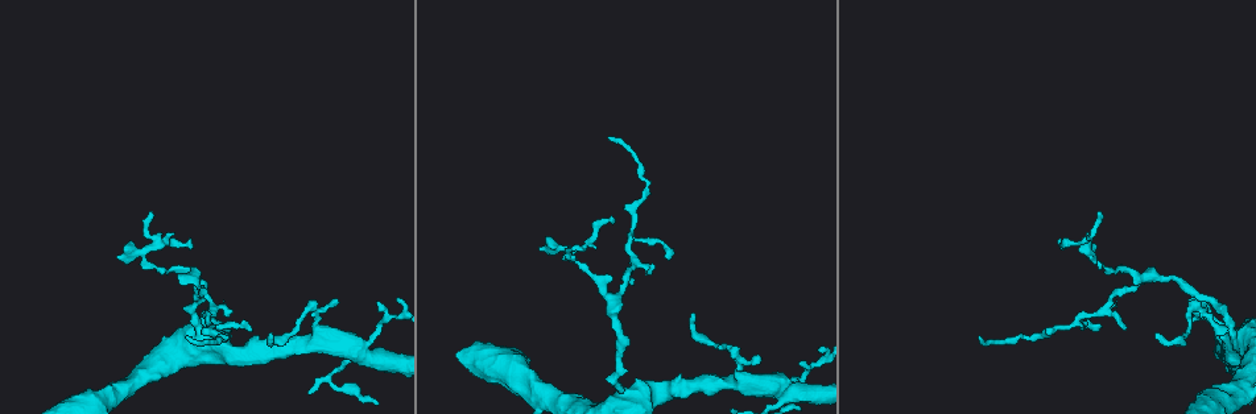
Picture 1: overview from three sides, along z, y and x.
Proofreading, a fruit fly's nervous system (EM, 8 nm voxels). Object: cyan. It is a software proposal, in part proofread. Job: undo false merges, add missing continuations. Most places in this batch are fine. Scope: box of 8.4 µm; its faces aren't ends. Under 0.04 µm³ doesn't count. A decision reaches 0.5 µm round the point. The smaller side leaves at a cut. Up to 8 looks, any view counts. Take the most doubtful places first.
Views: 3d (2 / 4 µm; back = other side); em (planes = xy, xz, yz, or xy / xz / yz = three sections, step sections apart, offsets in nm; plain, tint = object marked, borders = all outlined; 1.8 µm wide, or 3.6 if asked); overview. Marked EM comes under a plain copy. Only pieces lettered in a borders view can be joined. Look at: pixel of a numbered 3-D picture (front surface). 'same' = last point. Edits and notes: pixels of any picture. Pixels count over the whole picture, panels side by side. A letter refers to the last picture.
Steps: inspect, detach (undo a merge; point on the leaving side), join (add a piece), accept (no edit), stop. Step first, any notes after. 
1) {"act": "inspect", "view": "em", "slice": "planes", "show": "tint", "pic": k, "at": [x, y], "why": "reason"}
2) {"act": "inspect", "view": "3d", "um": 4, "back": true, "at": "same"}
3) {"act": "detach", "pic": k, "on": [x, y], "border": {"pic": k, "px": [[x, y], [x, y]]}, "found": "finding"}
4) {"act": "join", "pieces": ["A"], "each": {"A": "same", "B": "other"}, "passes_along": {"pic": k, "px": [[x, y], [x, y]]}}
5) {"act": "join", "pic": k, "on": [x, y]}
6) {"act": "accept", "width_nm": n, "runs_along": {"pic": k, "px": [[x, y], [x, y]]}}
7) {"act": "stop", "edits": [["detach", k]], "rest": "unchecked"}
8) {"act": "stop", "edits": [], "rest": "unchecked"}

{"act": "inspect", "view": "em", "slice": "planes", "show": "borders", "pic": 1, "at": [612, 217]}

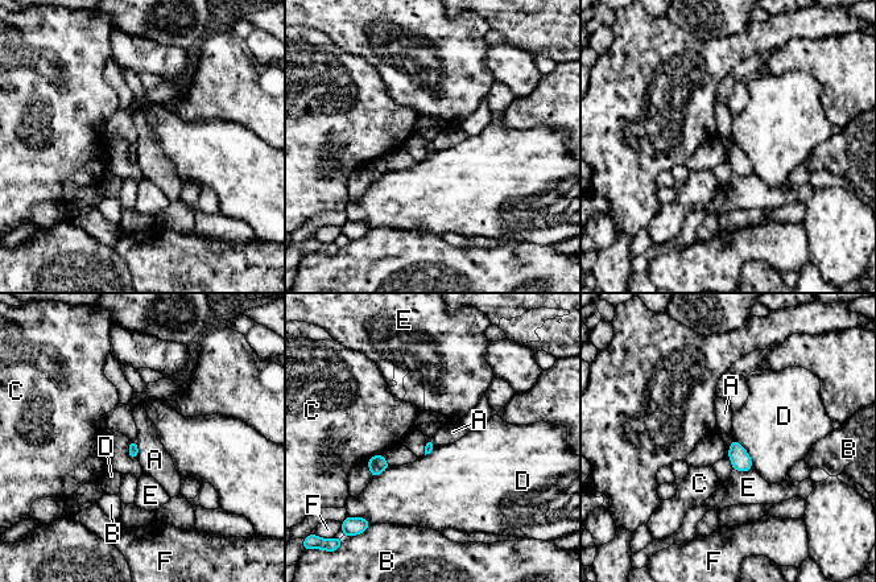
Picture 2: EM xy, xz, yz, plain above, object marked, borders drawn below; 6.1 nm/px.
{"act": "accept", "longest_contact_nm": ["D", 220], "each": {"A": "other", "B": "other", "C": "other", "D": "other", "E": "other", "F": "other"}, "found": "none of them fits"}

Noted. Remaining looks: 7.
{"act": "inspect", "view": "3d", "um": 4, "pic": 1, "at": [355, 350], "why": "four arms meet"}

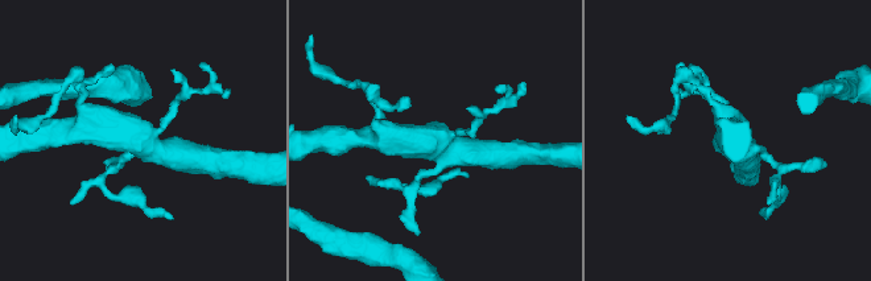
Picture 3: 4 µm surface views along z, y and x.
{"act": "inspect", "view": "em", "slice": "planes", "show": "borders", "pic": 3, "at": [135, 141], "arms": 4}

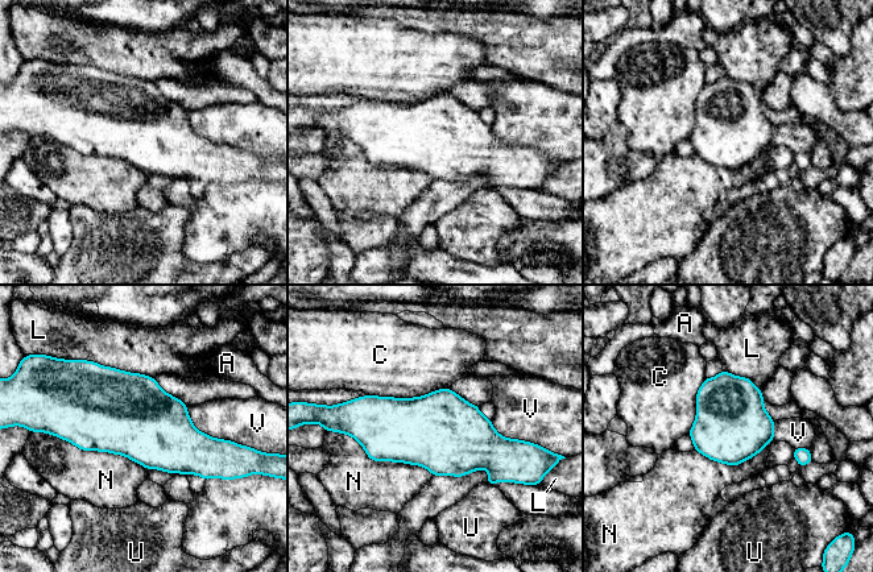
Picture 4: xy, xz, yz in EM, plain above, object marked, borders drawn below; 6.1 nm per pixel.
{"act": "accept", "each": {"A": "other", "C": "other", "L": "other", "N": "other", "U": "other", "V": "other"}, "border": {"pic": 4, "px": [[49, 432], [148, 469]]}, "found": "all the same neuron"}

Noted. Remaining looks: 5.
{"act": "inspect", "view": "em", "um": 3.6, "slice": "planes", "show": "borders", "pic": 1, "at": [270, 334], "why": "tapers out"}

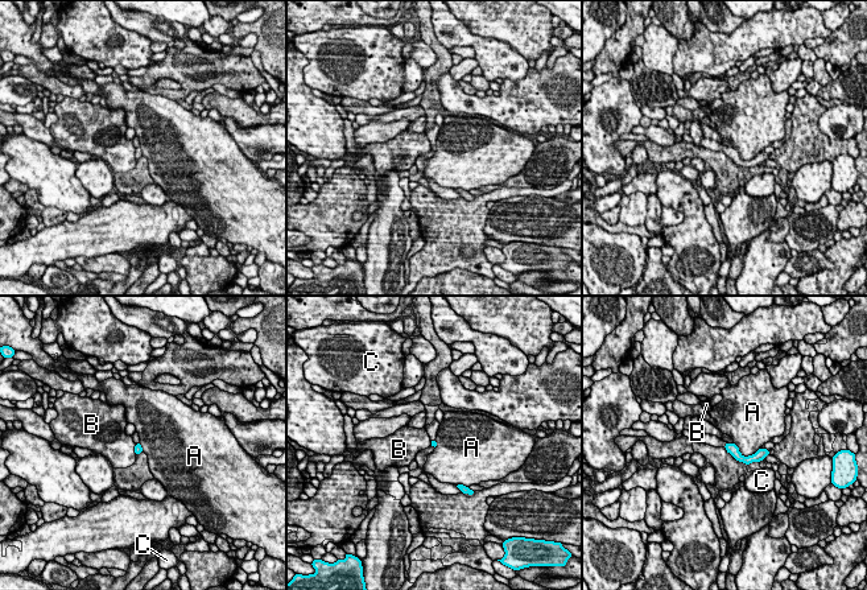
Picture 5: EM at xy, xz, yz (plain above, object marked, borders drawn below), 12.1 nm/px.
{"act": "accept", "each": {"A": "other", "B": "other", "C": "other"}, "border": {"pic": 5, "px": [[734, 442], [743, 456], [760, 449]]}, "found": "none of them fits"}

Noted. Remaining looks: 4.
{"act": "stop", "edits": [], "rest": "unchecked"}

